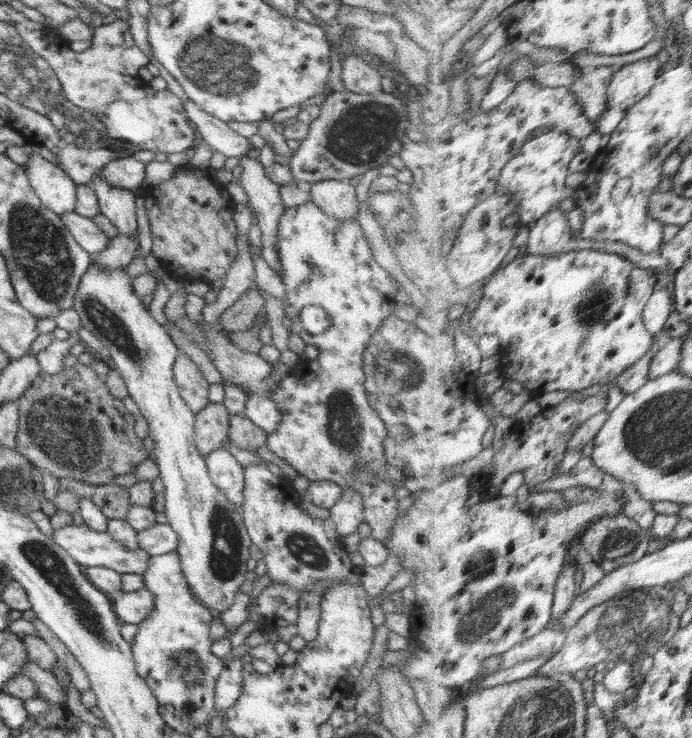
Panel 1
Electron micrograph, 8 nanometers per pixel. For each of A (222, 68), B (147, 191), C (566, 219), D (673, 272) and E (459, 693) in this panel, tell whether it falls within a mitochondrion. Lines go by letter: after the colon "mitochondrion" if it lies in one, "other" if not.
A: mitochondrion
B: other
C: other
D: other
E: other

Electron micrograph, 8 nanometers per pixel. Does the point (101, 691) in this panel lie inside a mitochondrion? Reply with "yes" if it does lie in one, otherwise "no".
no

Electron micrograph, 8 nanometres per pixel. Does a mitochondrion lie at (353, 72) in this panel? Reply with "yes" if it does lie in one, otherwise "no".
no

